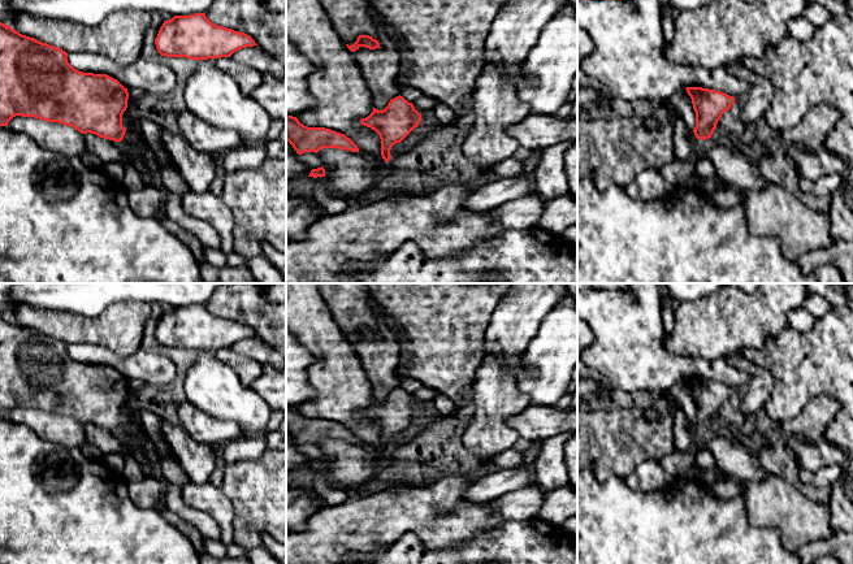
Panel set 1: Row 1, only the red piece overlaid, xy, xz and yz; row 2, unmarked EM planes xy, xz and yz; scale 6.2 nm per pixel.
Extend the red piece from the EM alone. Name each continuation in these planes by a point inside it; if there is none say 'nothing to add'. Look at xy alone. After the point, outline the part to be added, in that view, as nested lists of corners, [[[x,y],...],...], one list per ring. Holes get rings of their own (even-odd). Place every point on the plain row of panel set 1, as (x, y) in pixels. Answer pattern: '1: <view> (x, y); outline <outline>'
nothing to add

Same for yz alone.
nothing to add

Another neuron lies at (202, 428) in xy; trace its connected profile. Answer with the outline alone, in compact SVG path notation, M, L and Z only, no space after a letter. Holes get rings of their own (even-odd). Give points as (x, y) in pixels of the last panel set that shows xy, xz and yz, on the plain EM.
M189 400L179 405L177 416L179 418L179 425L198 443L226 444L243 435L243 431L237 422L208 416Z

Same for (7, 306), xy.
M0 283L0 313L12 317L17 305L12 299L12 288L14 283Z

